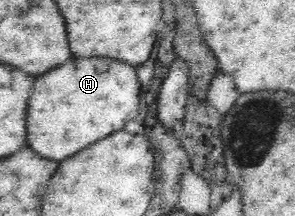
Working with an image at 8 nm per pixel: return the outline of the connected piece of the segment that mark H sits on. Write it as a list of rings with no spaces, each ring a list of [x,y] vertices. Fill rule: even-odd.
[[[71,58],[33,84],[27,112],[29,146],[49,160],[65,160],[99,138],[121,130],[139,110],[142,84],[136,67],[113,58]]]

